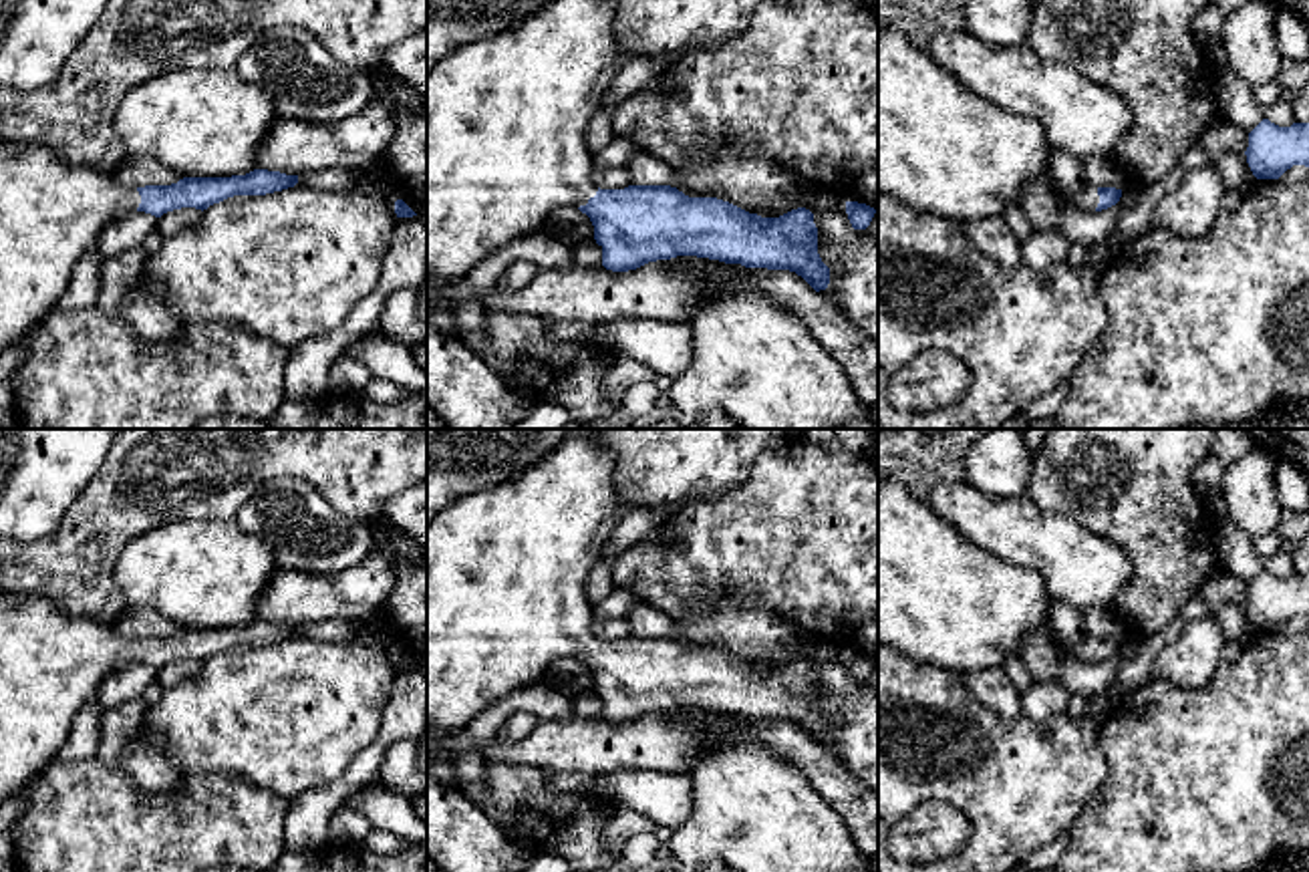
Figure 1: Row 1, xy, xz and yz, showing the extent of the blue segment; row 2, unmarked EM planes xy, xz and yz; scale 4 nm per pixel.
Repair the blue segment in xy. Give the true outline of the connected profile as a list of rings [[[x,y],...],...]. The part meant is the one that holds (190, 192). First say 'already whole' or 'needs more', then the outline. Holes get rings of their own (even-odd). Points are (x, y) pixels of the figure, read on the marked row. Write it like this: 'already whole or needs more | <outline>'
needs more | [[[0,141],[0,356],[54,308],[75,264],[111,220],[131,211],[203,211],[234,195],[266,195],[296,183],[298,175],[254,169],[129,187],[115,171],[66,163],[44,145]]]

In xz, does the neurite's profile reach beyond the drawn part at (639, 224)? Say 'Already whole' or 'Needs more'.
Needs more

